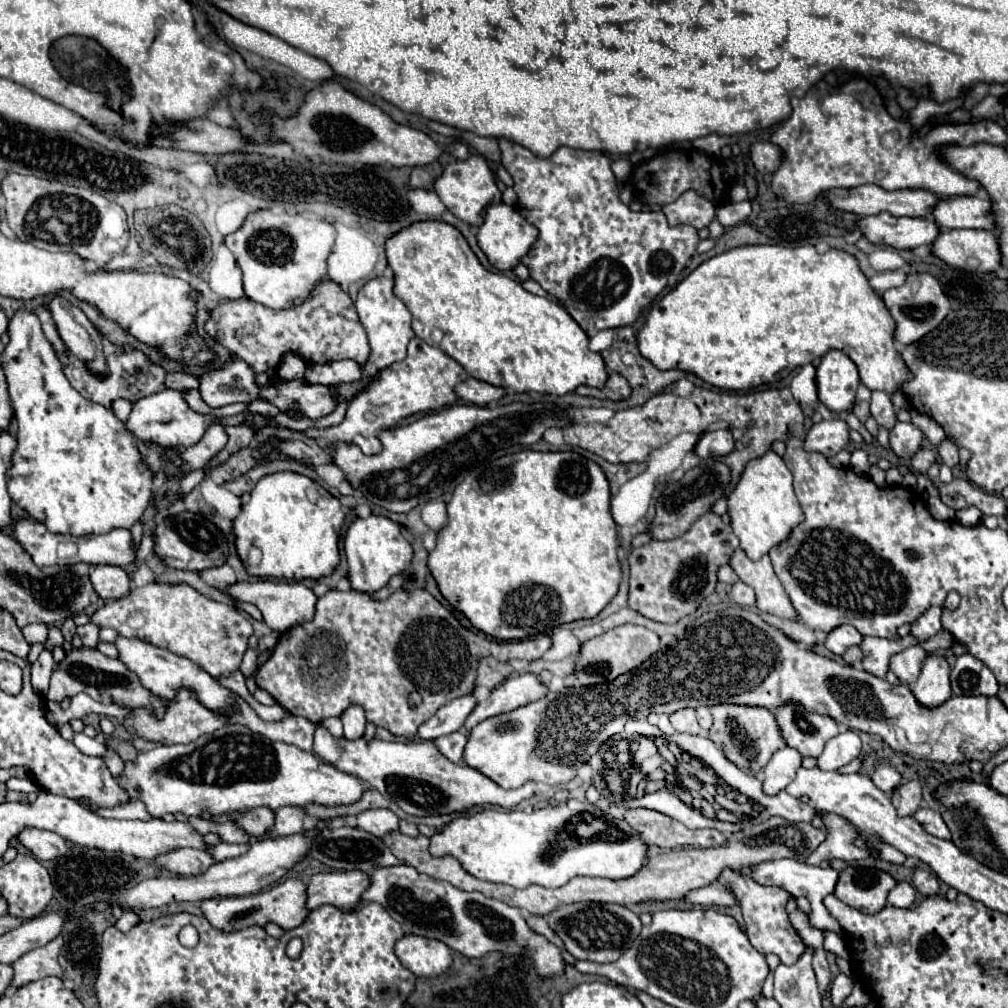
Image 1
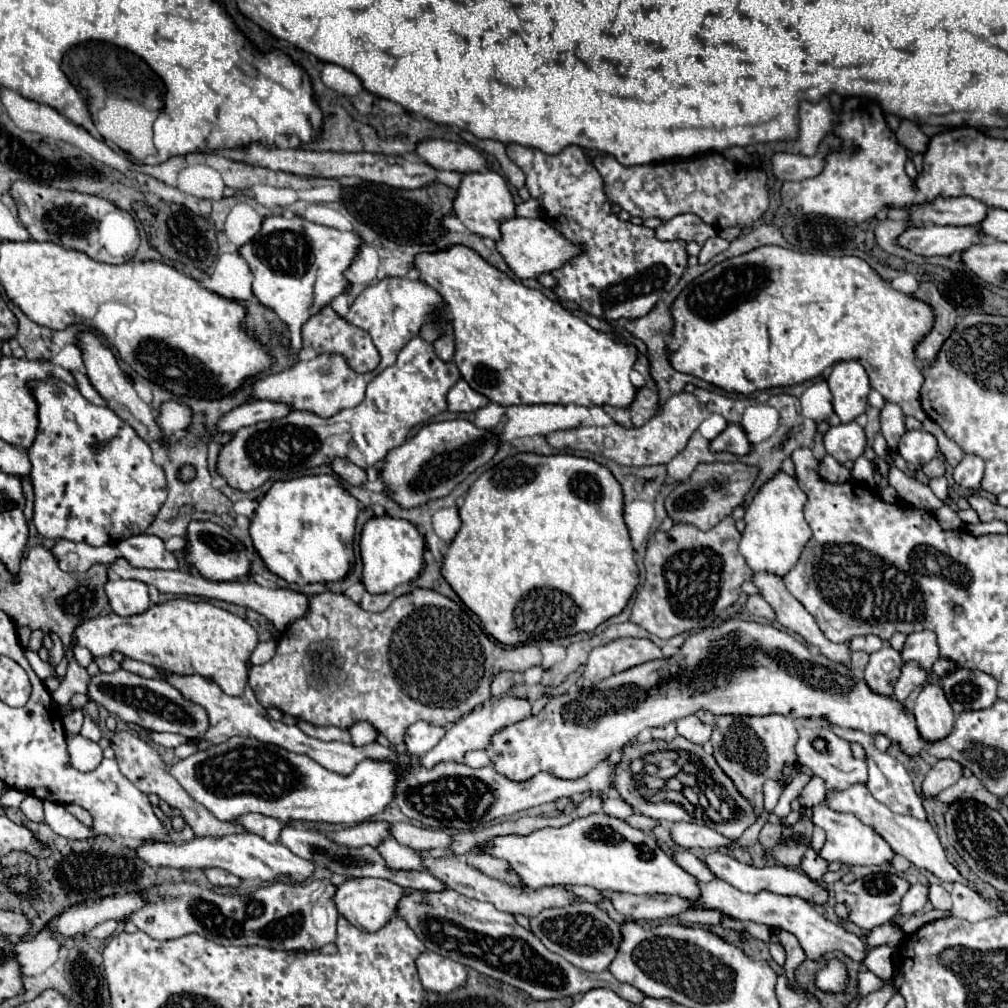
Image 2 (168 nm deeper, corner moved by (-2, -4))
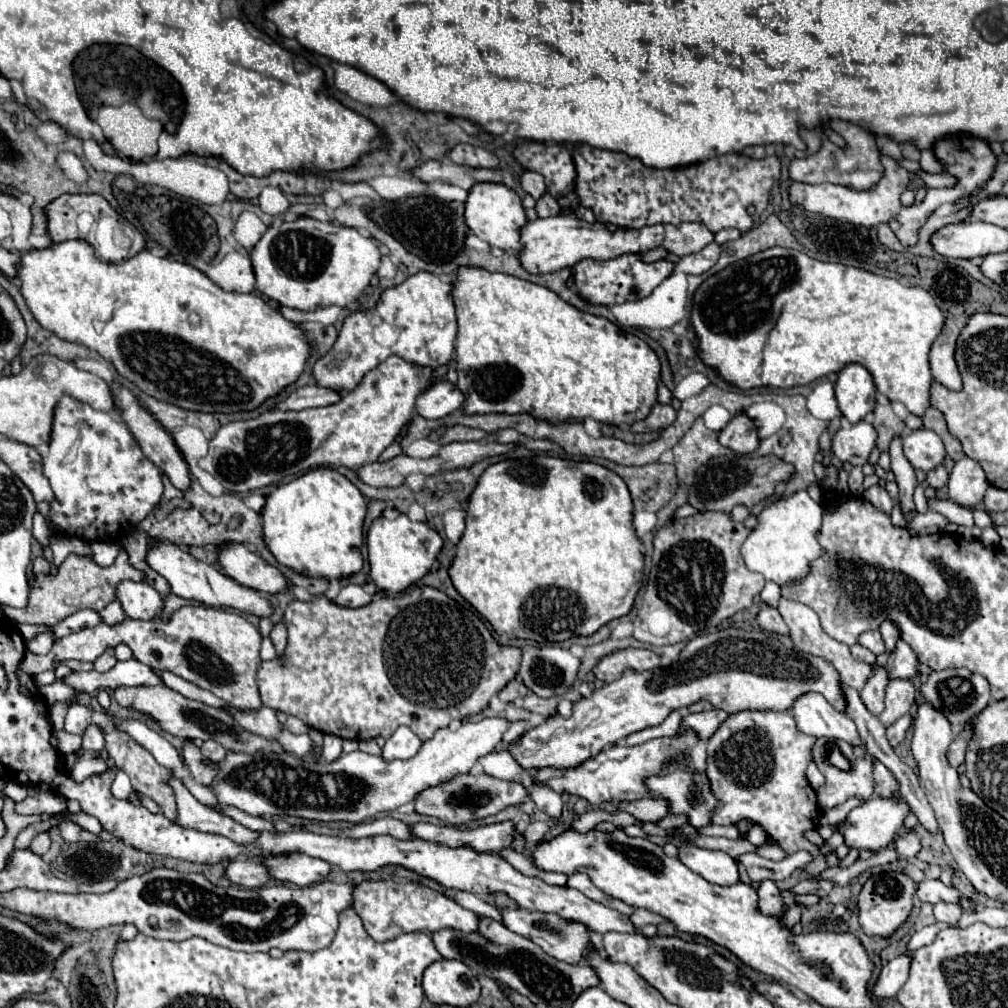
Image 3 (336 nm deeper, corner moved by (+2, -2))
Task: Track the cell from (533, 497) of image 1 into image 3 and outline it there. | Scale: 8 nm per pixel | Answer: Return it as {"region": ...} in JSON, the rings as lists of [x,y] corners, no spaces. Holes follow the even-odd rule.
{"region":[[[530,457],[530,459],[500,461],[496,465],[490,465],[484,471],[482,479],[478,481],[478,487],[474,489],[474,495],[470,495],[470,503],[466,509],[466,529],[464,529],[460,543],[456,545],[456,557],[450,567],[450,579],[454,587],[460,591],[460,595],[482,617],[488,619],[488,623],[498,635],[504,633],[510,639],[522,637],[522,639],[532,639],[536,643],[562,643],[576,635],[584,635],[584,637],[594,635],[602,625],[630,613],[636,593],[642,585],[644,553],[640,551],[642,543],[632,525],[632,511],[634,511],[634,503],[632,503],[626,483],[622,481],[622,477],[618,477],[614,471],[602,465],[570,461],[570,459],[560,459],[560,457]]]}

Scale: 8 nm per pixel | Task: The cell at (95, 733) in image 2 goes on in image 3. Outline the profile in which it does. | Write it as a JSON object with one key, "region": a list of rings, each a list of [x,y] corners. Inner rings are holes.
{"region":[[[54,731],[52,737],[50,737],[50,743],[54,745],[54,749],[62,755],[68,755],[68,753],[74,753],[80,749],[82,745],[82,735],[70,735],[66,731]]]}

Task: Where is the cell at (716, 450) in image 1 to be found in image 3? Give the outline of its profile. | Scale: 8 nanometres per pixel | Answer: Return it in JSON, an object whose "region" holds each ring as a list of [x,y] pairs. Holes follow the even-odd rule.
{"region":[[[740,413],[736,415],[722,431],[720,431],[720,443],[732,451],[738,453],[752,453],[760,445],[760,437],[756,431],[754,421],[746,415]]]}

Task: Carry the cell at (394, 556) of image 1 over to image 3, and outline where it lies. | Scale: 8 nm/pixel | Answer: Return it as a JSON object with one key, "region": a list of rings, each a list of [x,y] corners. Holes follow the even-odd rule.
{"region":[[[400,515],[398,519],[376,519],[366,537],[372,583],[376,583],[378,589],[390,593],[406,591],[430,571],[442,549],[442,543],[442,537],[428,523],[410,521],[406,515]]]}

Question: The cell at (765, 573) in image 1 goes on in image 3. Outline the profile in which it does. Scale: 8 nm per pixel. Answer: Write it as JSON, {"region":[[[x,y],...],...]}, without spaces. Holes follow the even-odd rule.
{"region":[[[780,599],[778,611],[780,611],[782,619],[786,621],[786,625],[788,625],[788,629],[790,629],[792,643],[794,643],[800,651],[806,651],[806,653],[810,653],[810,655],[816,655],[816,657],[826,659],[826,661],[832,663],[834,669],[840,673],[840,681],[842,681],[844,685],[850,685],[850,687],[862,691],[862,687],[866,685],[866,681],[872,677],[872,671],[874,671],[874,669],[872,669],[868,663],[862,663],[862,661],[854,659],[852,653],[850,653],[850,647],[848,647],[848,645],[844,645],[844,643],[832,639],[830,635],[826,635],[824,629],[820,627],[820,619],[818,619],[818,615],[816,615],[810,607],[802,605],[802,603],[796,603],[796,601]]]}

